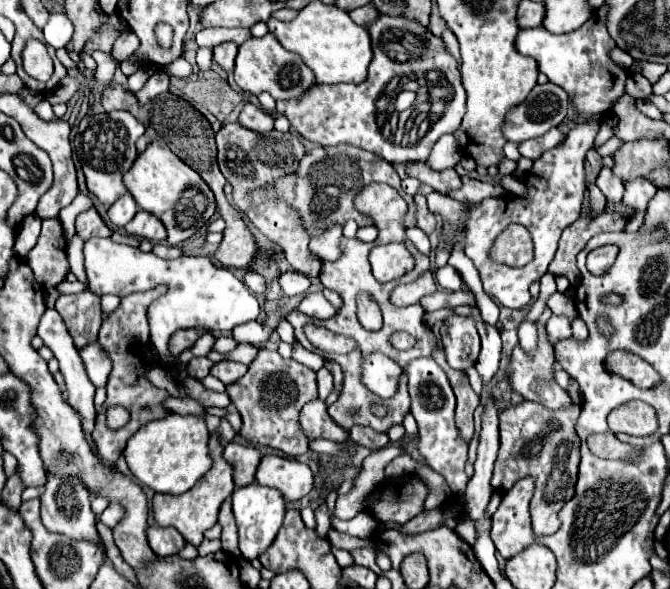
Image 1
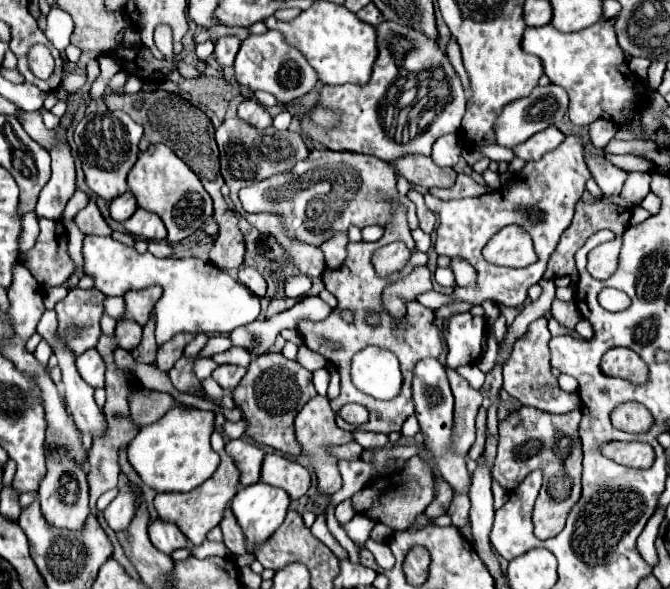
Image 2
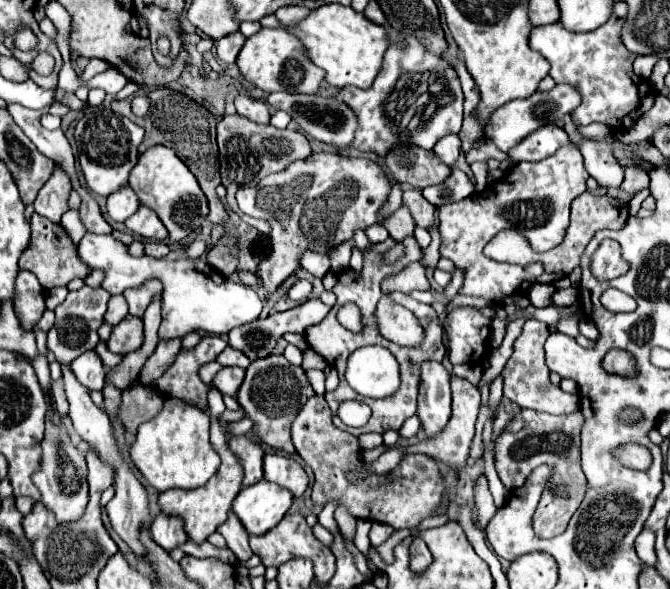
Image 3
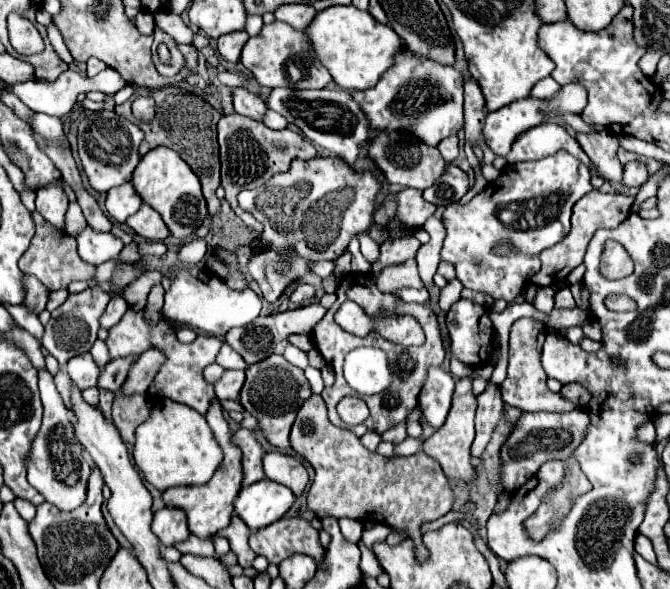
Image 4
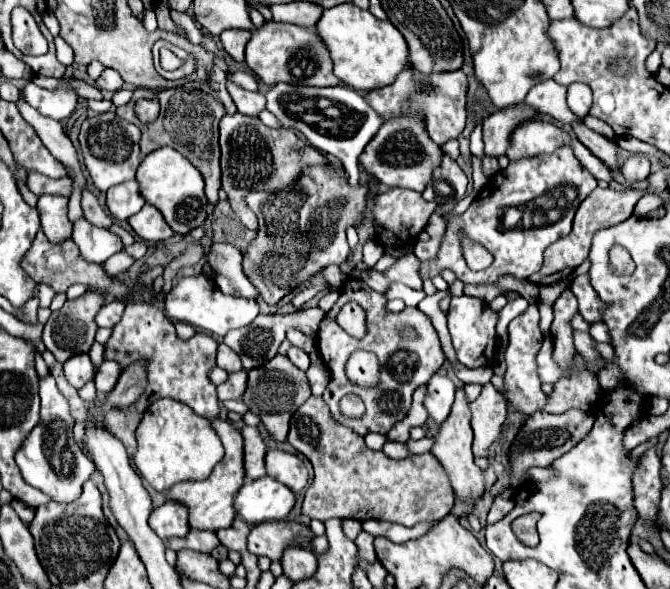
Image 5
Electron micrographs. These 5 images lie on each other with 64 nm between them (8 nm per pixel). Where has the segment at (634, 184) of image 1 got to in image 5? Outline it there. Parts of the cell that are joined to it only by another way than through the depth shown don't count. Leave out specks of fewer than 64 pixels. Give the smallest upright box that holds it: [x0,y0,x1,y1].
[622,154,650,180]

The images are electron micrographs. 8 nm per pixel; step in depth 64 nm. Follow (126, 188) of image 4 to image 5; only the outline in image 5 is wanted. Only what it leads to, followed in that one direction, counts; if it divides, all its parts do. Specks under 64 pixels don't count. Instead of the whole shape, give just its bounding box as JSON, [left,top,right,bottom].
[106,180,146,220]

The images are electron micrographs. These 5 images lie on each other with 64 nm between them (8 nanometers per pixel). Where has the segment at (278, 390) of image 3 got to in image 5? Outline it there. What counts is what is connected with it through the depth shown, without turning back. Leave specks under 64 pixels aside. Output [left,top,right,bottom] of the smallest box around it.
[244,356,310,442]

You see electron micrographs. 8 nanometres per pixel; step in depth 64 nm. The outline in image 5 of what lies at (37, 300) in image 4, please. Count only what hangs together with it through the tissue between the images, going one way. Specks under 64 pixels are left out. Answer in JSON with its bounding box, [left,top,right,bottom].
[34,284,56,308]

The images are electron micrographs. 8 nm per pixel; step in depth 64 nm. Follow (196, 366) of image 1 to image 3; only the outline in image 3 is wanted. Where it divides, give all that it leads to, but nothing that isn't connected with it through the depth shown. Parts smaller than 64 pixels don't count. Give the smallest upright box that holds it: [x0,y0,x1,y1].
[200,362,222,384]

